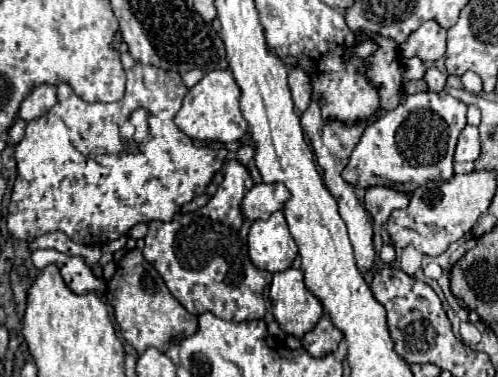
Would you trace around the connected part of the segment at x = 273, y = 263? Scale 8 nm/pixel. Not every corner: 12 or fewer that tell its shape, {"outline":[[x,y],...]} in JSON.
{"outline":[[283,212],[255,220],[249,258],[259,270],[285,272],[297,256]]}

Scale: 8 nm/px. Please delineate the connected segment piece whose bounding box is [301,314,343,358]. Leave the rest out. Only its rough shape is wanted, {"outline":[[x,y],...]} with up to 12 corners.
{"outline":[[327,314],[301,338],[315,358],[335,352],[343,332]]}

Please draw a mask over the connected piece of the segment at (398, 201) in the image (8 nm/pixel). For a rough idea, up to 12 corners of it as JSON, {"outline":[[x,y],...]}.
{"outline":[[371,186],[365,210],[383,224],[393,210],[405,208],[407,192]]}

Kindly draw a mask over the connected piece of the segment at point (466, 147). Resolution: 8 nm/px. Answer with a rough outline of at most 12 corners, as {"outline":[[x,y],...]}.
{"outline":[[467,124],[459,134],[455,162],[477,160],[479,128]]}

